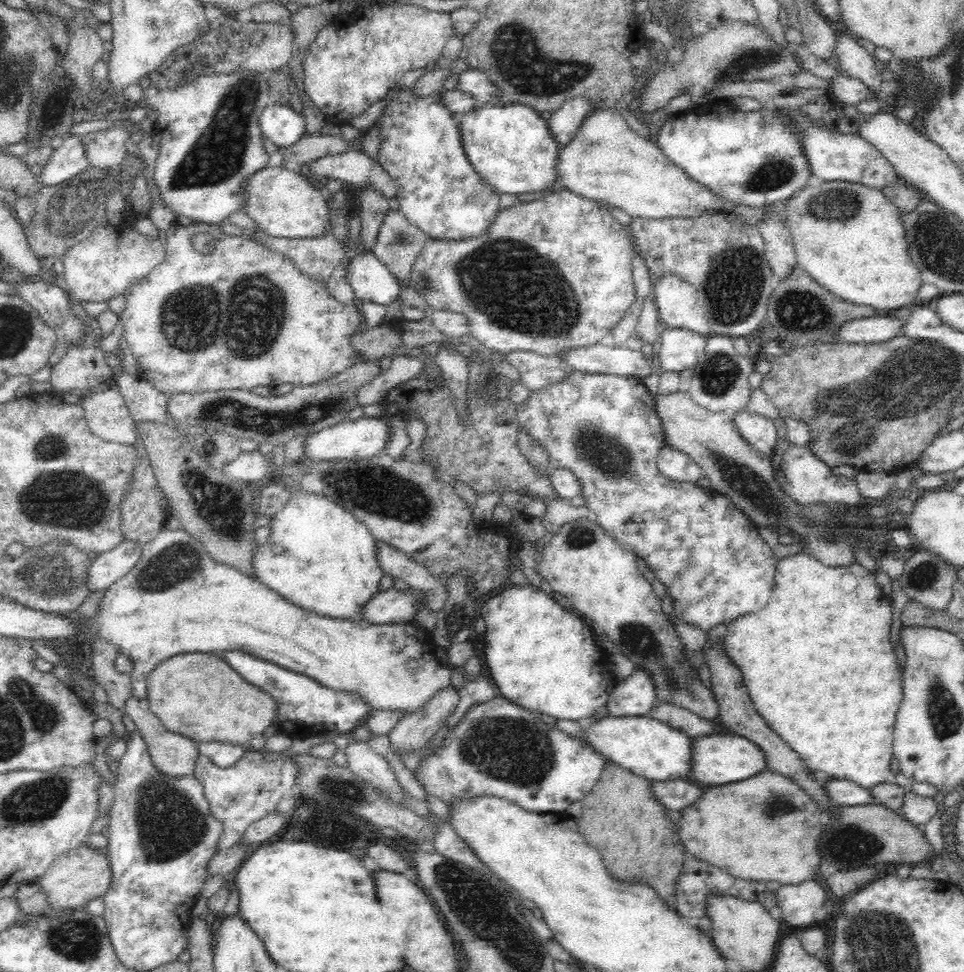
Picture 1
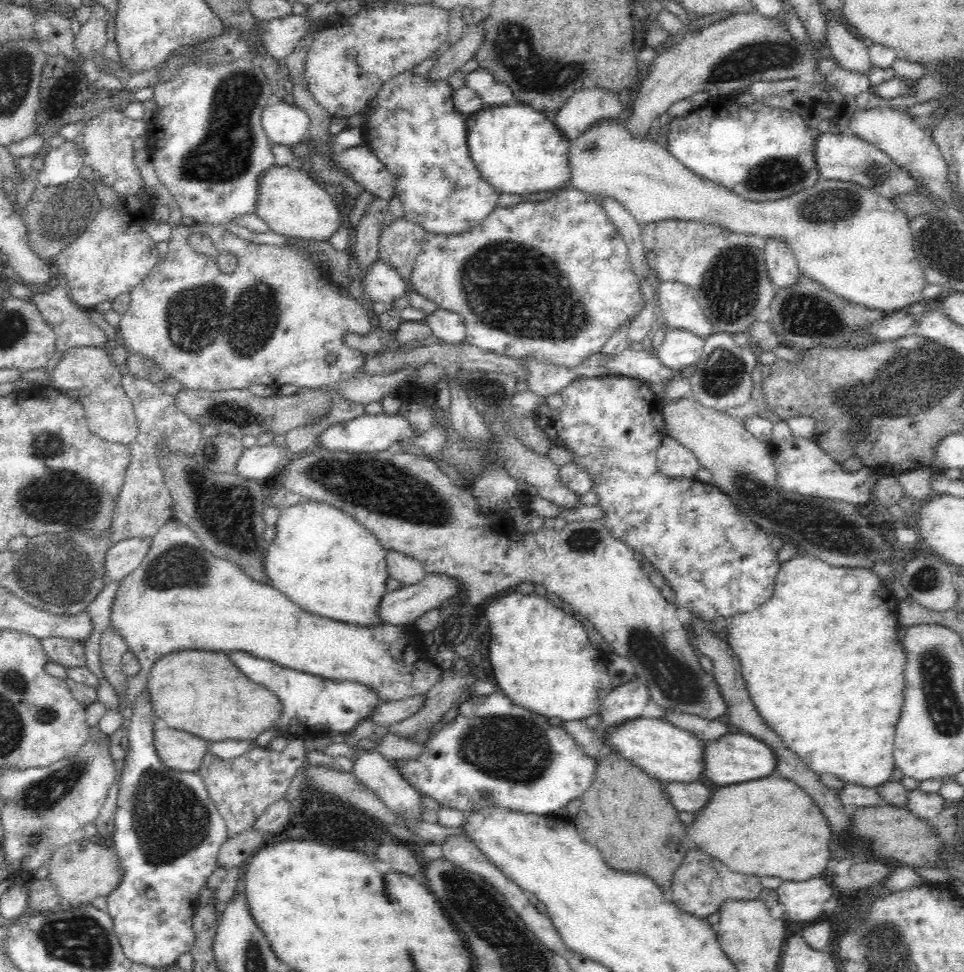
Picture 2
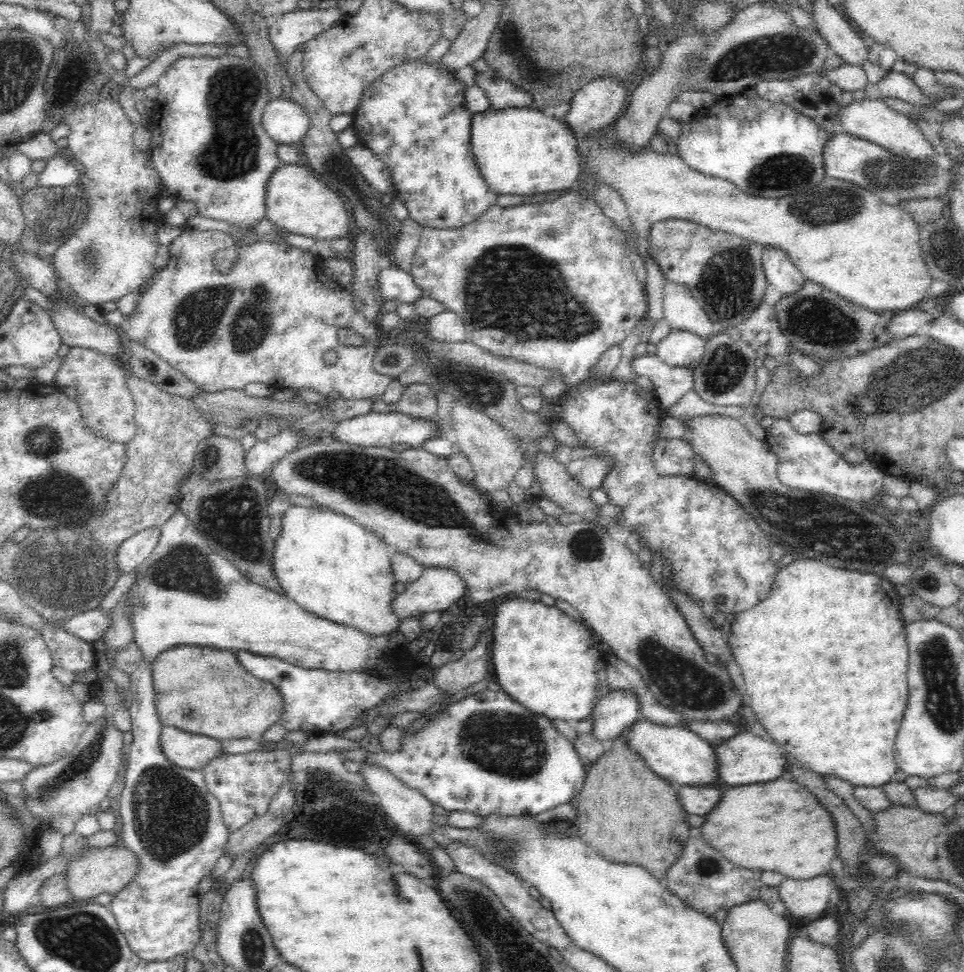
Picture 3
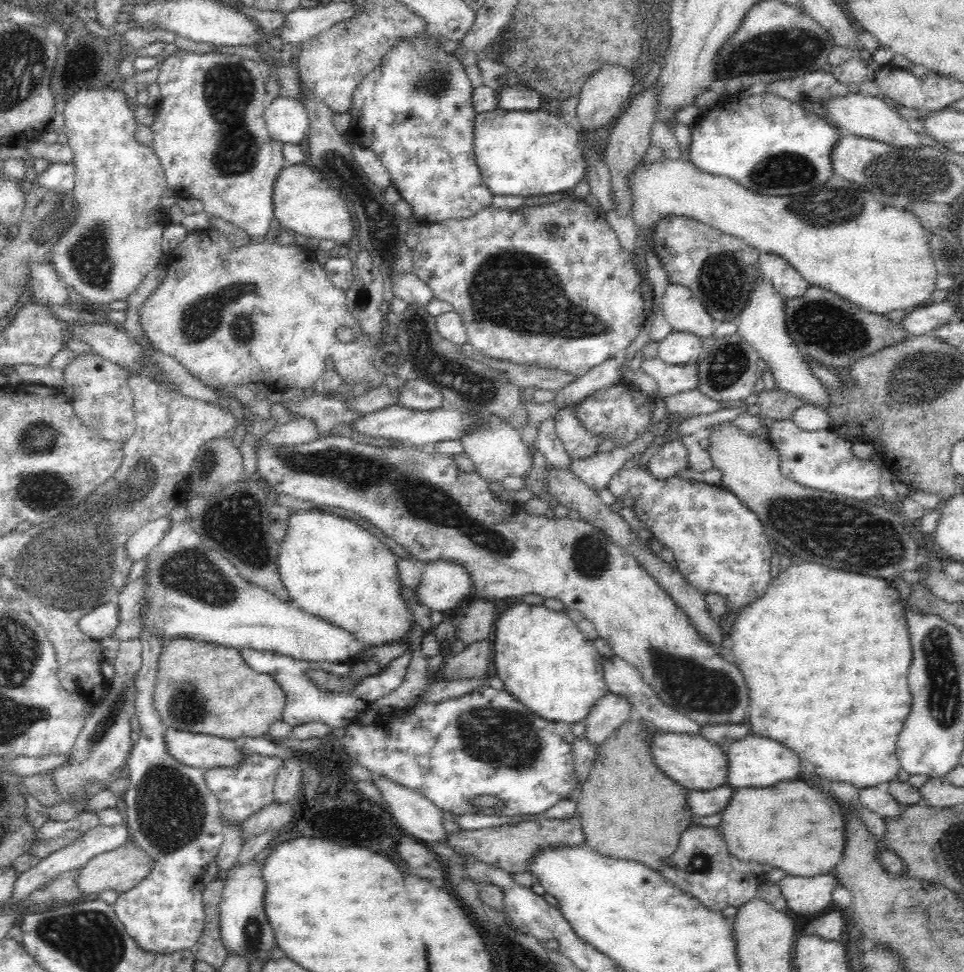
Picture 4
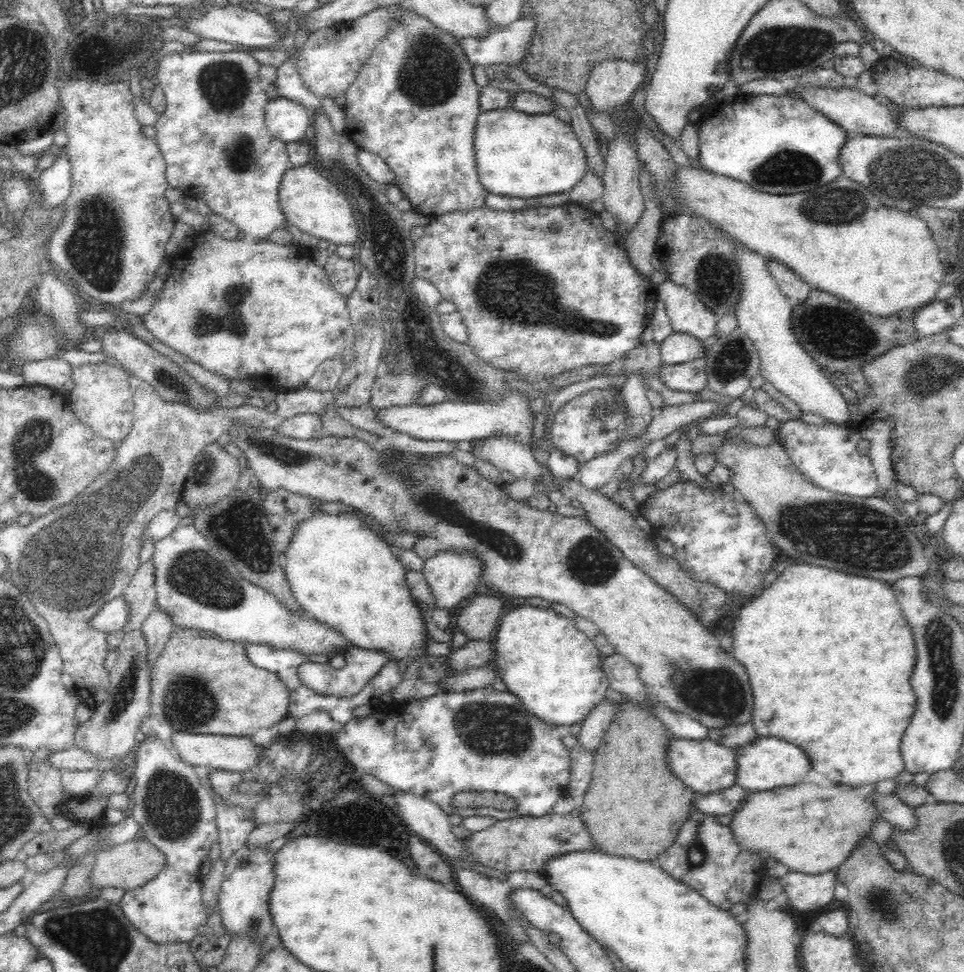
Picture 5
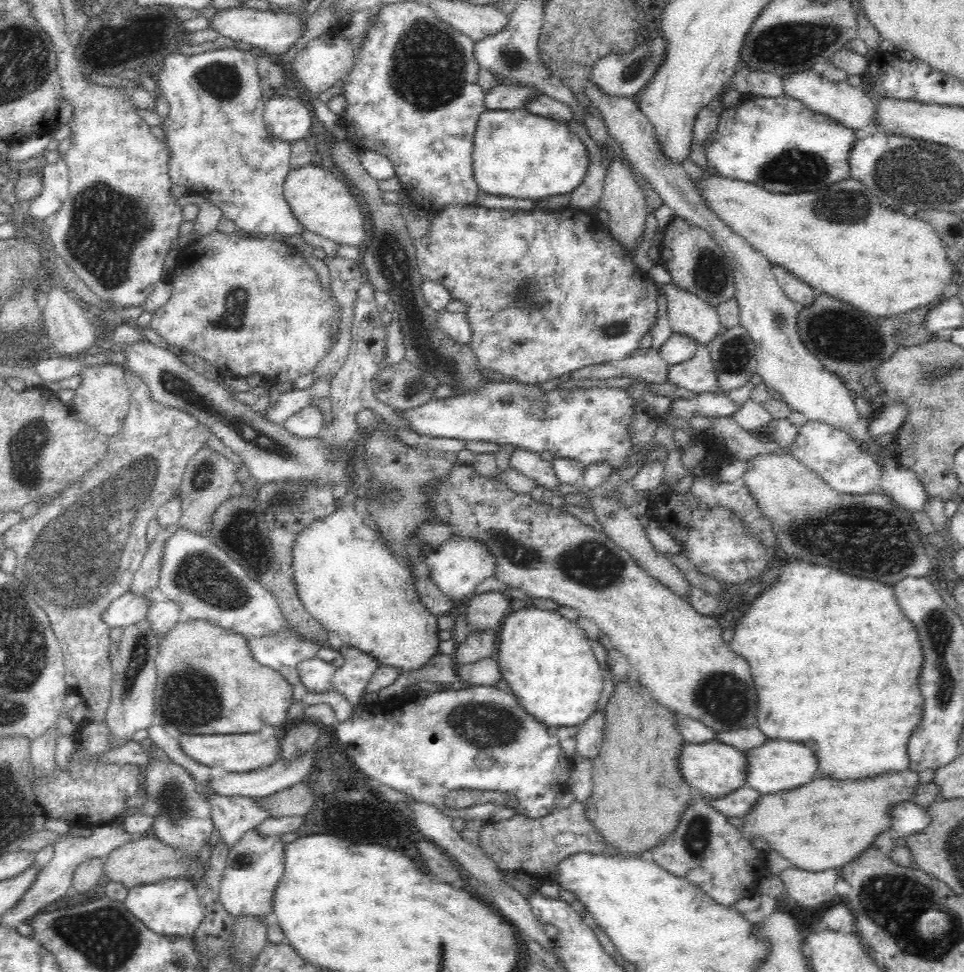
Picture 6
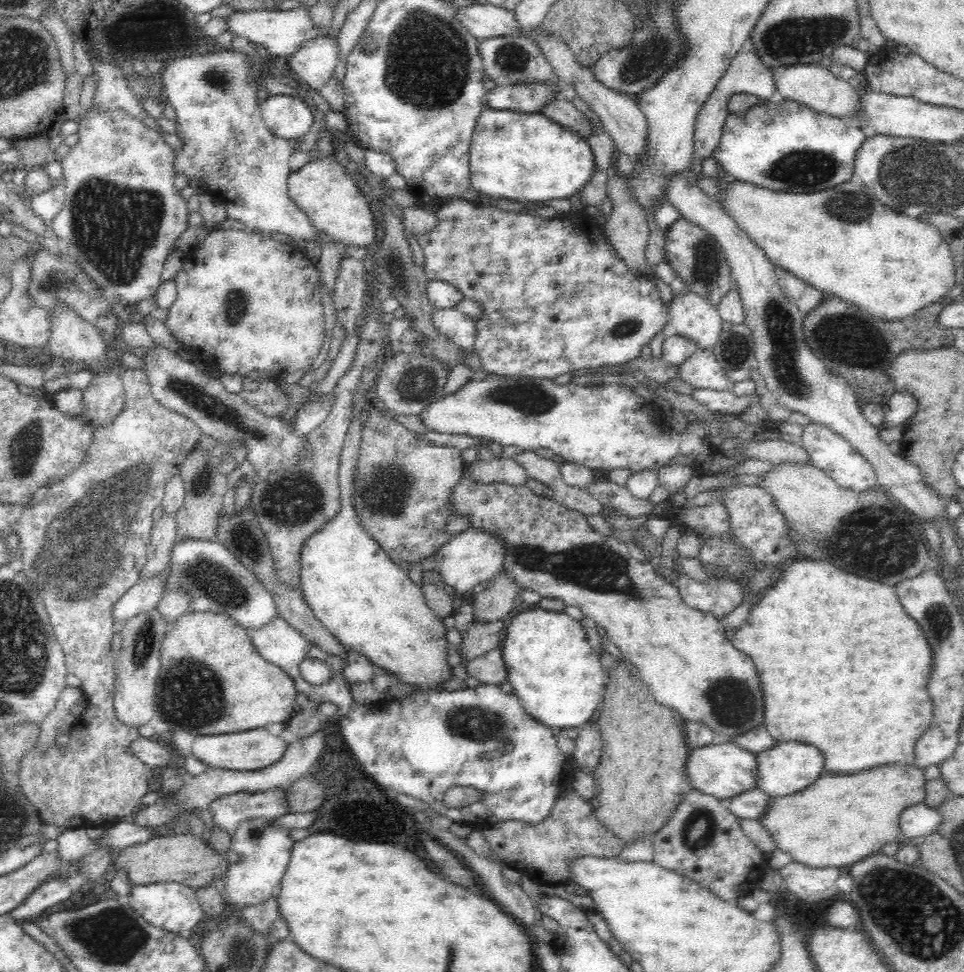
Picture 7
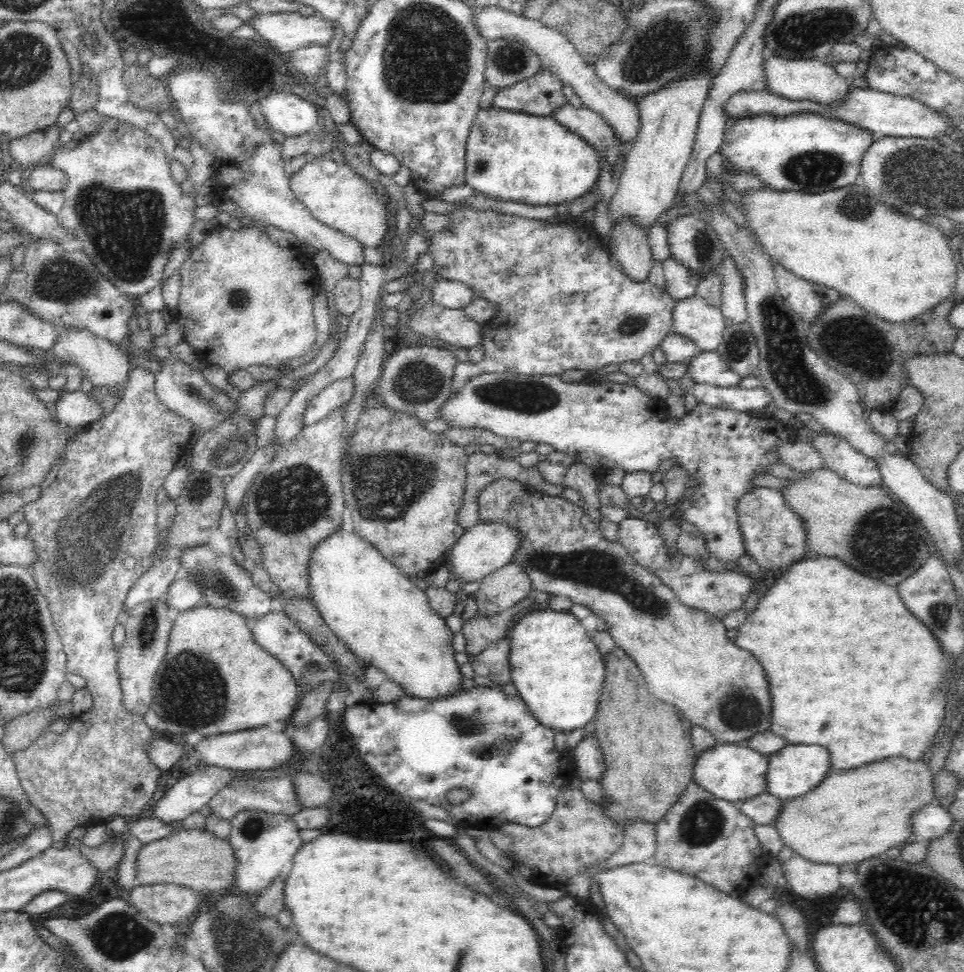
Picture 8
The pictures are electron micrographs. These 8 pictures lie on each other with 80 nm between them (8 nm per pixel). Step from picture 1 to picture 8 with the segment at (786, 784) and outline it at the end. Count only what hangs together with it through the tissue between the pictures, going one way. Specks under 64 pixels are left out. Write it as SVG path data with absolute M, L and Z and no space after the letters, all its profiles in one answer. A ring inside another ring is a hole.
M890 757L848 771L830 772L806 795L786 799L770 825L778 830L782 846L791 848L793 854L802 855L814 863L842 866L885 855L889 848L901 847L906 838L913 839L910 836L910 812L930 803L934 803L934 786L929 763Z

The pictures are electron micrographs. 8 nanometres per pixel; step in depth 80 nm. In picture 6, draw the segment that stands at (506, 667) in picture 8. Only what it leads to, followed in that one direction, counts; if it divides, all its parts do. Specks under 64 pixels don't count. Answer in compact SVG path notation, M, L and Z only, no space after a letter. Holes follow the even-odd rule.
M496 654L470 664L453 664L453 668L458 676L458 681L462 681L466 686L494 686L502 678Z

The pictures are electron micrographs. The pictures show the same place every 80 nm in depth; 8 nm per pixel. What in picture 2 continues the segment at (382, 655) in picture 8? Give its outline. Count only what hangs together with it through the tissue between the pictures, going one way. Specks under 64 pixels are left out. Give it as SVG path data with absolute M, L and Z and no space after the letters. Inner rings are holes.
M302 499L302 502L294 506L280 509L274 526L274 540L270 542L262 558L262 571L266 571L269 586L282 592L305 611L326 616L328 619L360 626L380 623L376 618L376 606L387 592L386 580L389 574L384 563L386 549L378 544L374 534L346 512L326 502L312 499Z

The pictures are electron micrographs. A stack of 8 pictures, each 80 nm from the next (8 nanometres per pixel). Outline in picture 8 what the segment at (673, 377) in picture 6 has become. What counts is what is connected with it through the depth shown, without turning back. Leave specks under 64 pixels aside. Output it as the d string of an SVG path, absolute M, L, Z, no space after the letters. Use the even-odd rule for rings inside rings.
M700 351L688 360L686 374L694 383L718 387L736 387L741 378L736 371L726 367L716 351Z

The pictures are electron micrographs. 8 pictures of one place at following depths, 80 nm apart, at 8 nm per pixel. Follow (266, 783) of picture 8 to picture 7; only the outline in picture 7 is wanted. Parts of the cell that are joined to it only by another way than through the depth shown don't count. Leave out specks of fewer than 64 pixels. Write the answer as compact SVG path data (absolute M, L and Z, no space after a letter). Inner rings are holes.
M278 787L261 793L237 792L212 800L208 811L214 824L226 831L230 838L234 836L242 821L257 818L278 818L288 814L284 801L284 787Z

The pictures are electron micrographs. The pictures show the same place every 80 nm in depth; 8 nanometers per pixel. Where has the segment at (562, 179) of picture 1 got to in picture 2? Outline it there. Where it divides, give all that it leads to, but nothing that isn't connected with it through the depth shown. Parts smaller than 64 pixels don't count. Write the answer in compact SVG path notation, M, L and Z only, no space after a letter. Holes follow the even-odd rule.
M619 118L605 119L588 126L570 143L566 159L570 169L566 187L594 195L598 199L610 197L616 200L630 211L639 224L664 219L696 220L765 238L768 235L781 236L792 249L801 274L854 304L864 304L874 310L904 310L904 306L920 302L922 288L927 284L912 250L914 246L908 216L890 199L862 185L819 177L814 186L778 200L754 202L742 199L730 189L698 177L655 140L634 136Z

